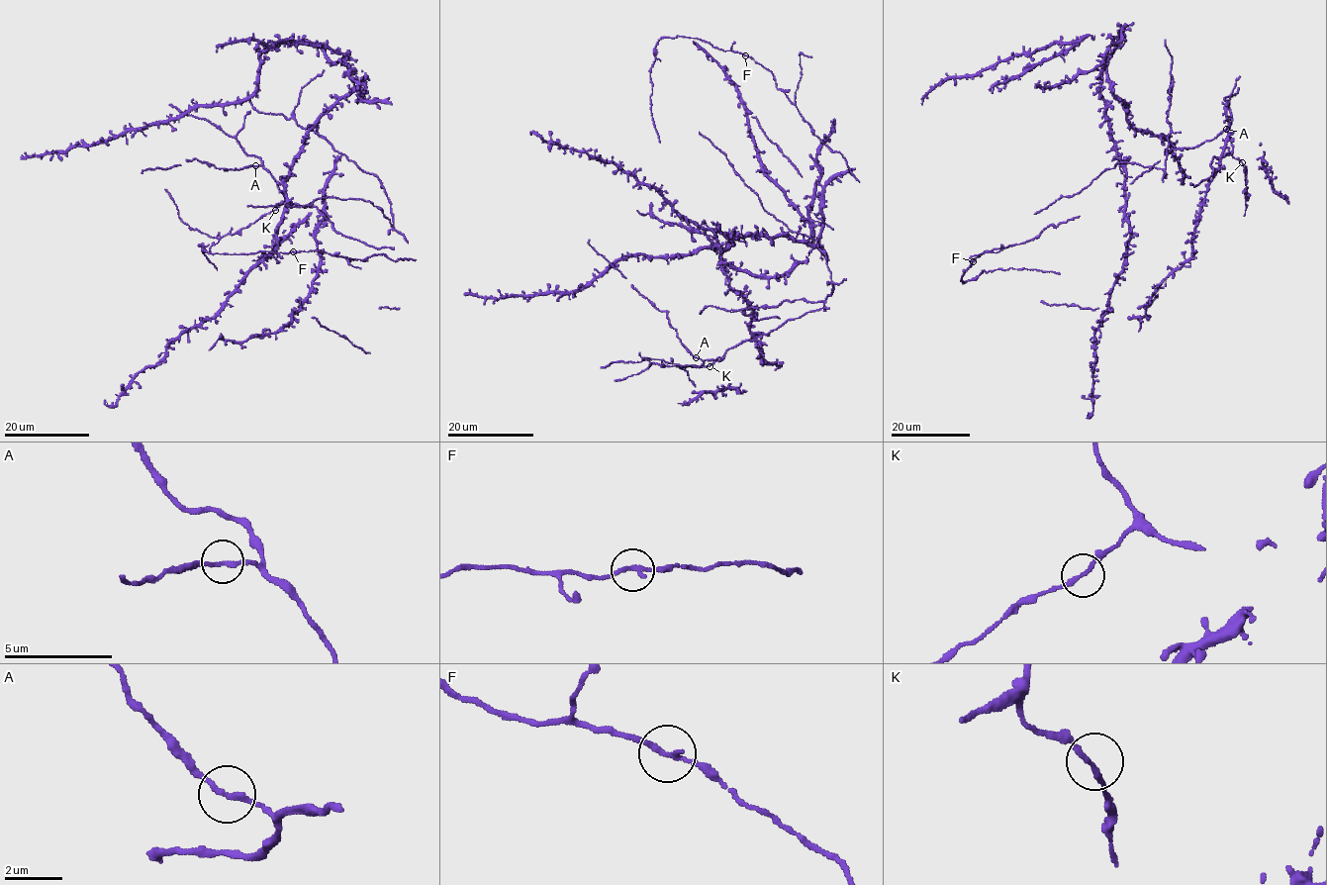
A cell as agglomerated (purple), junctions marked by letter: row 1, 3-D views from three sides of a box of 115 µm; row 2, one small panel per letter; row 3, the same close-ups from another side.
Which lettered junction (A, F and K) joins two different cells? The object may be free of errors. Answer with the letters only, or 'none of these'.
none of these

